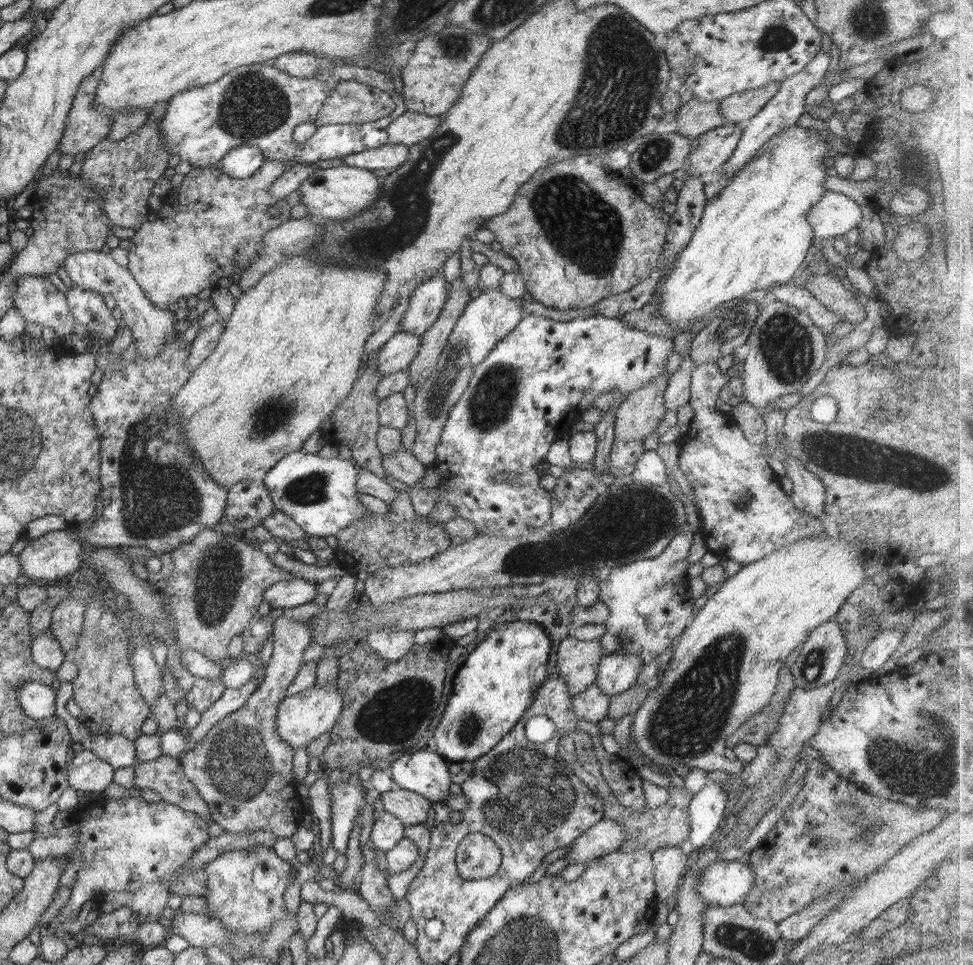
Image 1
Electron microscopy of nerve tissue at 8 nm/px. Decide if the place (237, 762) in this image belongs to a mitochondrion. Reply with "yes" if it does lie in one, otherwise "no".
yes

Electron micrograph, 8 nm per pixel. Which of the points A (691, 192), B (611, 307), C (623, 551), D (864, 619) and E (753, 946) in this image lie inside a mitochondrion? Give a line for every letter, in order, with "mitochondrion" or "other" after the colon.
A: other
B: other
C: other
D: mitochondrion
E: mitochondrion

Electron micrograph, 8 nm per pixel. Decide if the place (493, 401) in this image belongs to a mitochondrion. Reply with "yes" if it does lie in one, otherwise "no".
yes

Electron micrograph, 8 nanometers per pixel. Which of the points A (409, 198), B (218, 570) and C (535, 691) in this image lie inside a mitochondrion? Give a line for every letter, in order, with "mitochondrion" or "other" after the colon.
A: mitochondrion
B: mitochondrion
C: other

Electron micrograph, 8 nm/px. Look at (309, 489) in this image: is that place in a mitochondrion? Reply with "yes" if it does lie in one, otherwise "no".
yes

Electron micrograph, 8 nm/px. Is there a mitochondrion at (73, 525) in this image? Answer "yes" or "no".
no

